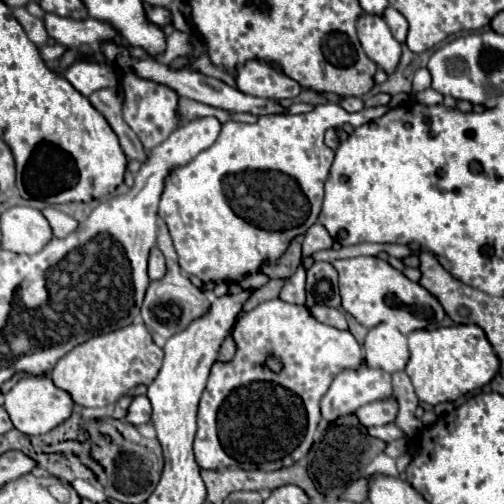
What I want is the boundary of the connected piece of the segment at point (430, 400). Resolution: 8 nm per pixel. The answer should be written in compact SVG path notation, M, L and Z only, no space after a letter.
M454 325L432 331L412 331L408 335L410 361L406 373L422 403L438 405L442 401L456 401L460 395L481 389L498 373L500 361L492 351L484 331L478 325Z

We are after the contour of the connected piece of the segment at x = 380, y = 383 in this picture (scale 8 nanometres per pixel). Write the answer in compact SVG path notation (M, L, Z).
M366 363L360 369L344 369L322 397L322 417L332 421L340 415L354 413L366 403L392 395L390 375L382 369L372 369Z

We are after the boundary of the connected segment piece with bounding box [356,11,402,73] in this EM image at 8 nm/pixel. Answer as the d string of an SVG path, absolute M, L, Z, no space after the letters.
M362 11L356 21L356 29L366 55L386 73L392 73L398 67L402 49L400 43L392 37L386 21L380 15L370 15Z

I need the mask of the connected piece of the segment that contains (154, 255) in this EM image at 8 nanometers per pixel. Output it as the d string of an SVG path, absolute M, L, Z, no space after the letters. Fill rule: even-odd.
M154 247L150 251L150 257L148 257L148 277L150 279L160 279L166 271L166 265L164 265L164 255L160 253L158 247Z

